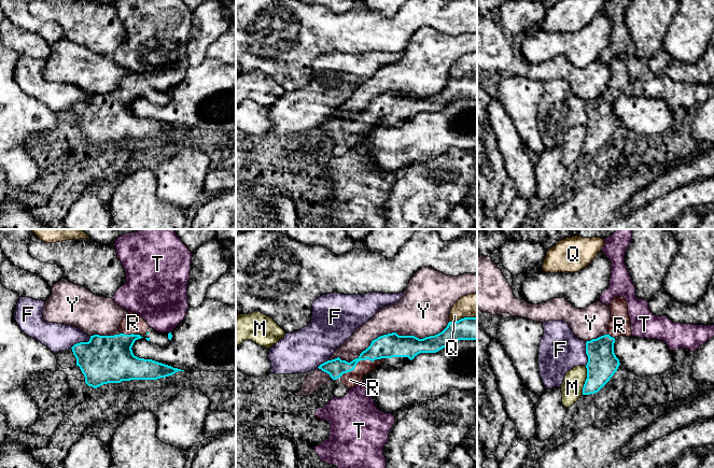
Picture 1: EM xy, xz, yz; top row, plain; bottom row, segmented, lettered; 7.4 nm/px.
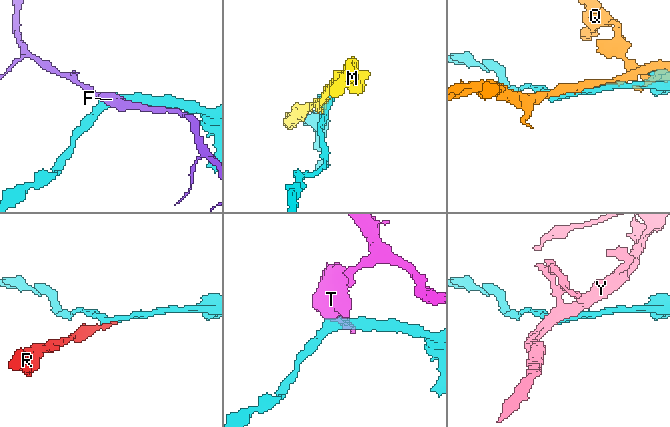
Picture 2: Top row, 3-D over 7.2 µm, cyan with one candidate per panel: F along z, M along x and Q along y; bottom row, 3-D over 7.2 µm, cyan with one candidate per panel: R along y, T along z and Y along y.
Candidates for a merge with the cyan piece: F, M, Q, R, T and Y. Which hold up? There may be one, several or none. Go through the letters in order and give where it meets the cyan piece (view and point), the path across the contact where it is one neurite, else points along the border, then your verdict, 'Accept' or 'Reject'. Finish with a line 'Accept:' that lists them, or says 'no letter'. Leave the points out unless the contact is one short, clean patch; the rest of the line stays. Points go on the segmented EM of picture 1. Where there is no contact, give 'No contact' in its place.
F: Touches cyan at yz (586, 353). Reject
M: Touches cyan at yz (585, 381). Reject
Q: Touches cyan at xz (462, 318). Reject
R: Touches cyan at xz (355, 365). Path across: xz (383, 346), (355, 365), (350, 380). Accept
T: Touches cyan at xy (169, 332). Boundary: xy (170, 331), (168, 334). Reject
Y: Touches cyan at xz (389, 334). Reject
Accept: R

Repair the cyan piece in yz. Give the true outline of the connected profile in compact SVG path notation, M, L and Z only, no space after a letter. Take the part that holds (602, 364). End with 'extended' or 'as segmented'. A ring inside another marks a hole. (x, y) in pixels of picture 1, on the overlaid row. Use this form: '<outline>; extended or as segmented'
M615 297L610 309L608 334L586 342L588 363L583 395L598 393L617 371L620 363L614 353L615 338L632 336L627 300L624 297Z; extended

